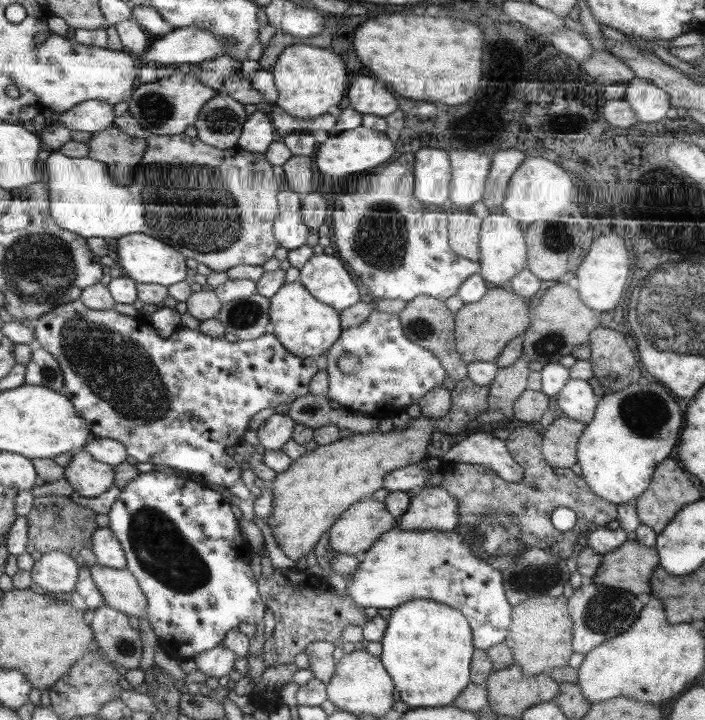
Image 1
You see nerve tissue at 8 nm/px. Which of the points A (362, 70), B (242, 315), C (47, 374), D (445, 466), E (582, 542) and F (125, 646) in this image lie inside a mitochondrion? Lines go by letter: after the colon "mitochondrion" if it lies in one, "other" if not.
A: other
B: mitochondrion
C: mitochondrion
D: other
E: other
F: mitochondrion

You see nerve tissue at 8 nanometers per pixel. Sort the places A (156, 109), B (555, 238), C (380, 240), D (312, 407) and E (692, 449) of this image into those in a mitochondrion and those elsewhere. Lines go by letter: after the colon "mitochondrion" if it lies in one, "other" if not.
A: mitochondrion
B: mitochondrion
C: mitochondrion
D: mitochondrion
E: other

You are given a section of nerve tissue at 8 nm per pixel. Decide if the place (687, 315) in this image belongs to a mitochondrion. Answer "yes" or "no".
yes

